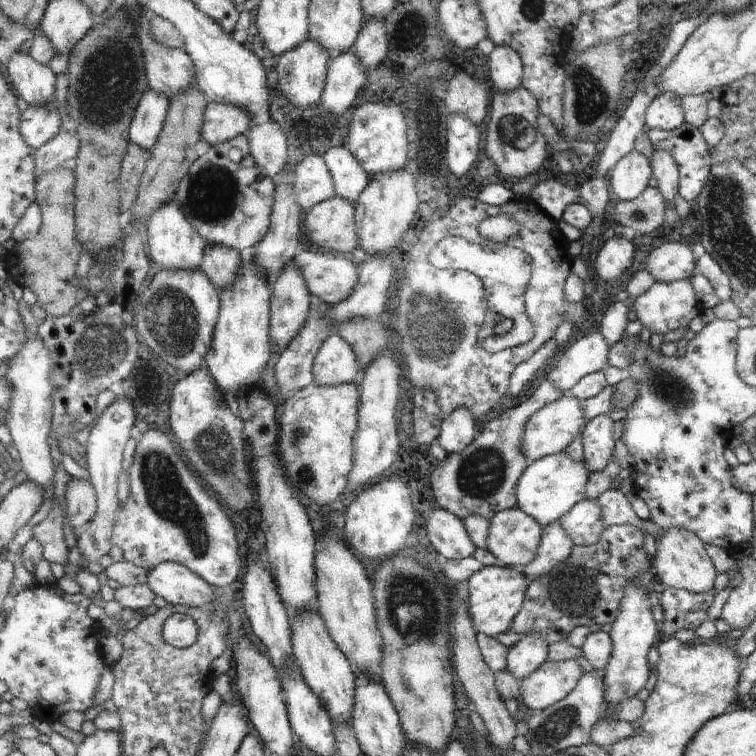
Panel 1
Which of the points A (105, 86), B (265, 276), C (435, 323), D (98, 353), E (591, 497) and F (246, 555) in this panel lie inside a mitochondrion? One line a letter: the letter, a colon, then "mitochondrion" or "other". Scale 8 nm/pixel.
A: mitochondrion
B: other
C: mitochondrion
D: mitochondrion
E: other
F: other

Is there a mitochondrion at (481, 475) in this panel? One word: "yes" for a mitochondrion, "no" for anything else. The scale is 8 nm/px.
yes

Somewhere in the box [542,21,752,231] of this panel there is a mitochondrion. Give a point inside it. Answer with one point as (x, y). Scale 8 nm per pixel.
(590, 96)

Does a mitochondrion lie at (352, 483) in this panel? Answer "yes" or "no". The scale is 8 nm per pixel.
no

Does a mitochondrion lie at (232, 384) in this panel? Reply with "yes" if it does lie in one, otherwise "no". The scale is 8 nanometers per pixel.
no

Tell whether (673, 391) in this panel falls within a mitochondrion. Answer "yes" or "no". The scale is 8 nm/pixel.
yes

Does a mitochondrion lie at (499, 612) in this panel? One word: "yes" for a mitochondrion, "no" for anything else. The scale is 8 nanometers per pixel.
no

